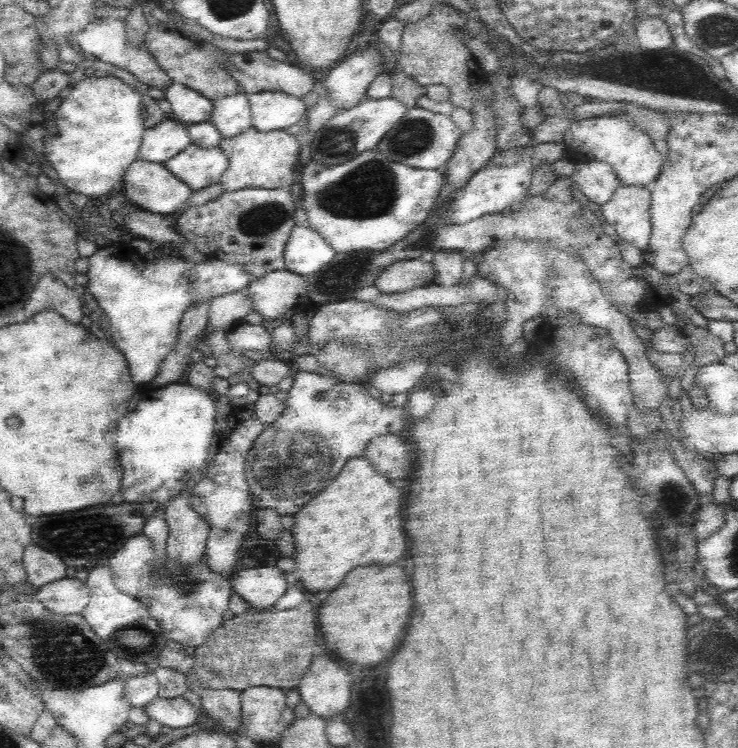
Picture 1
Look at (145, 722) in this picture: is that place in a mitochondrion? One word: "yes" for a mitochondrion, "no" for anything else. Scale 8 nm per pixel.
no

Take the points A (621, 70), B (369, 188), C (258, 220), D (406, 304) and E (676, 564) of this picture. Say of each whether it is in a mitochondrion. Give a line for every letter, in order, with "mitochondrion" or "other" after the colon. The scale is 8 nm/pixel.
A: mitochondrion
B: mitochondrion
C: mitochondrion
D: other
E: other

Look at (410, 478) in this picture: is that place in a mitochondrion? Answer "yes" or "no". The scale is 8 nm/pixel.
no

